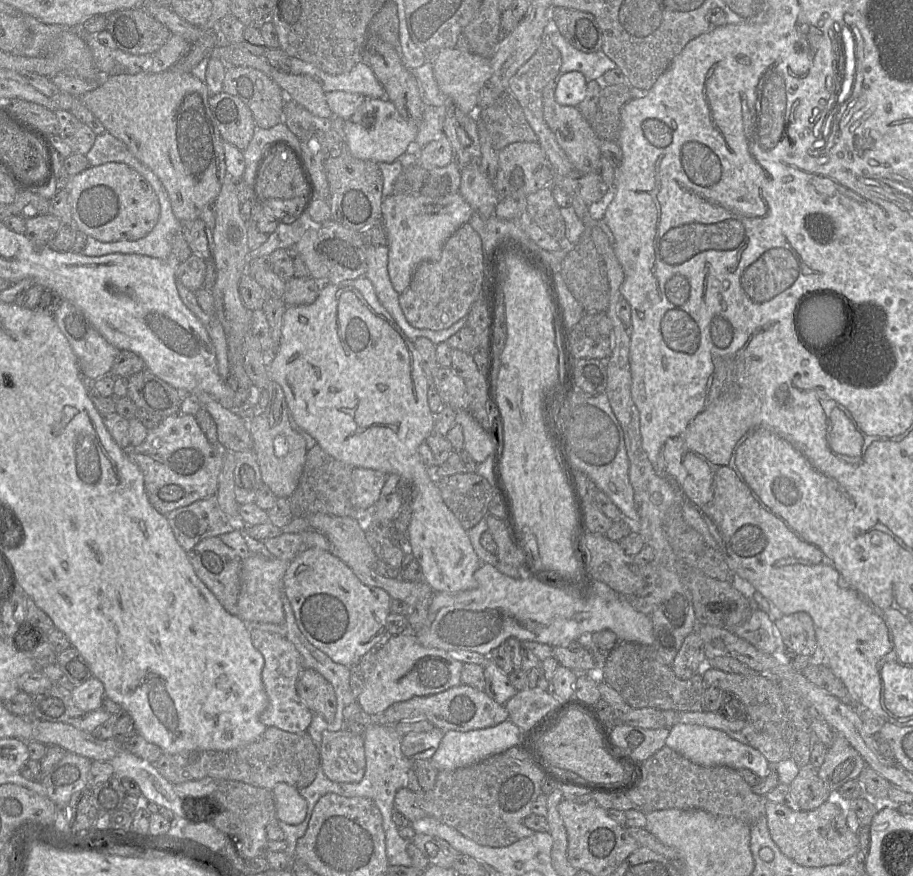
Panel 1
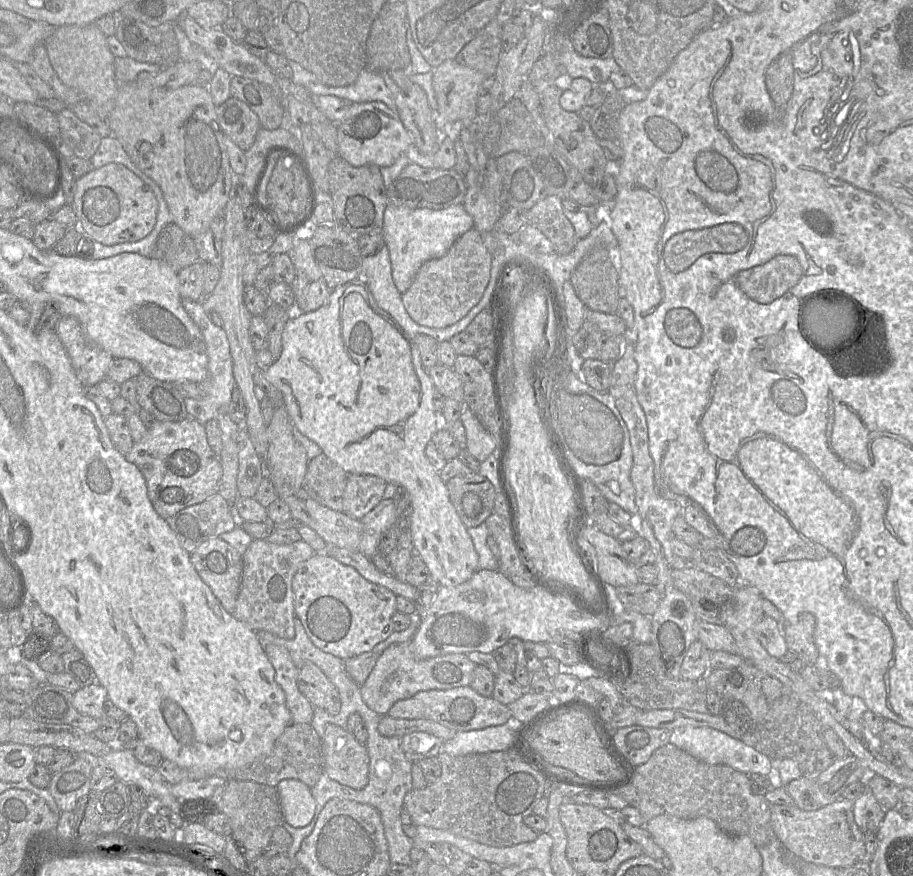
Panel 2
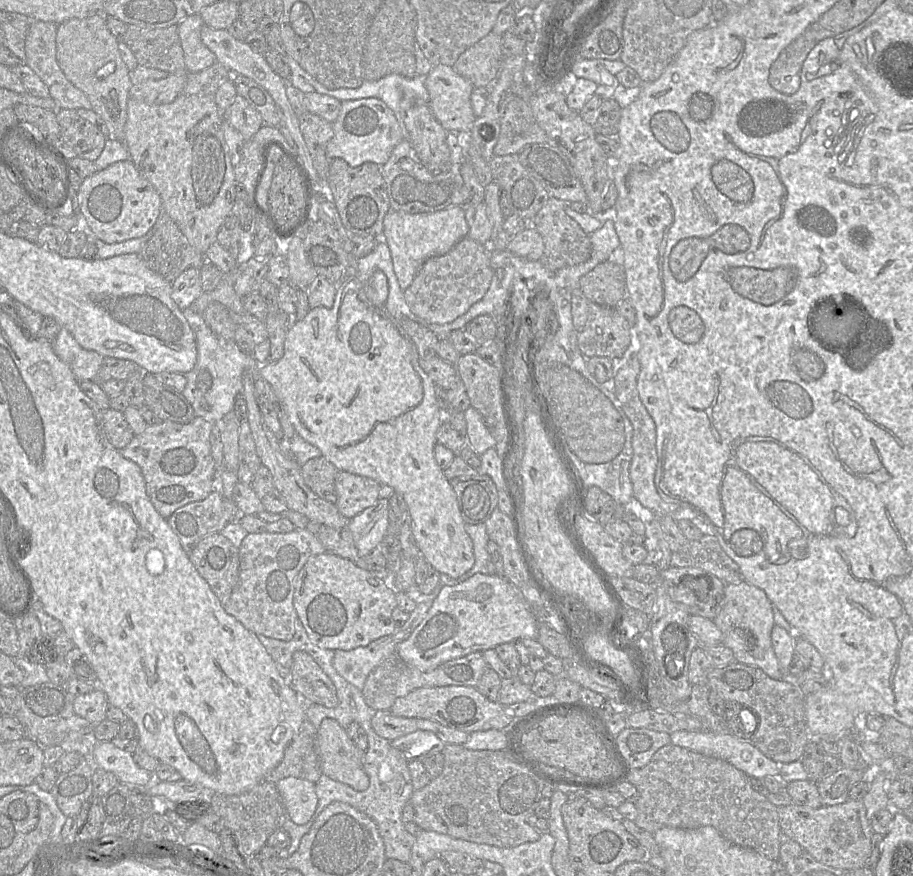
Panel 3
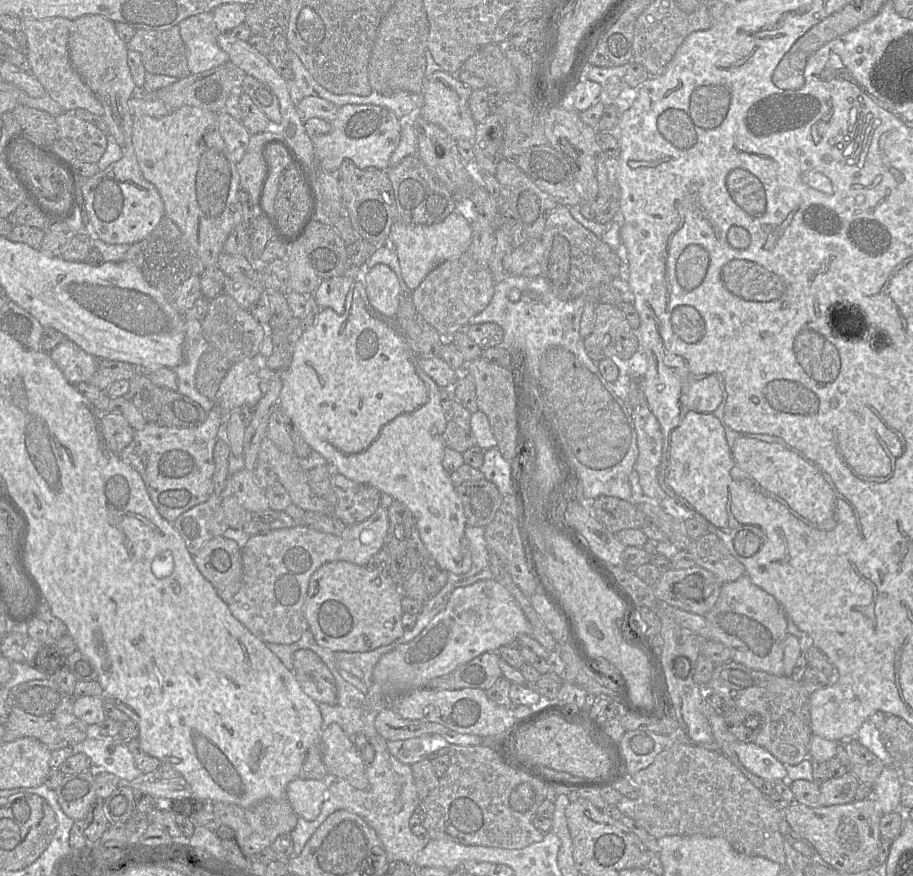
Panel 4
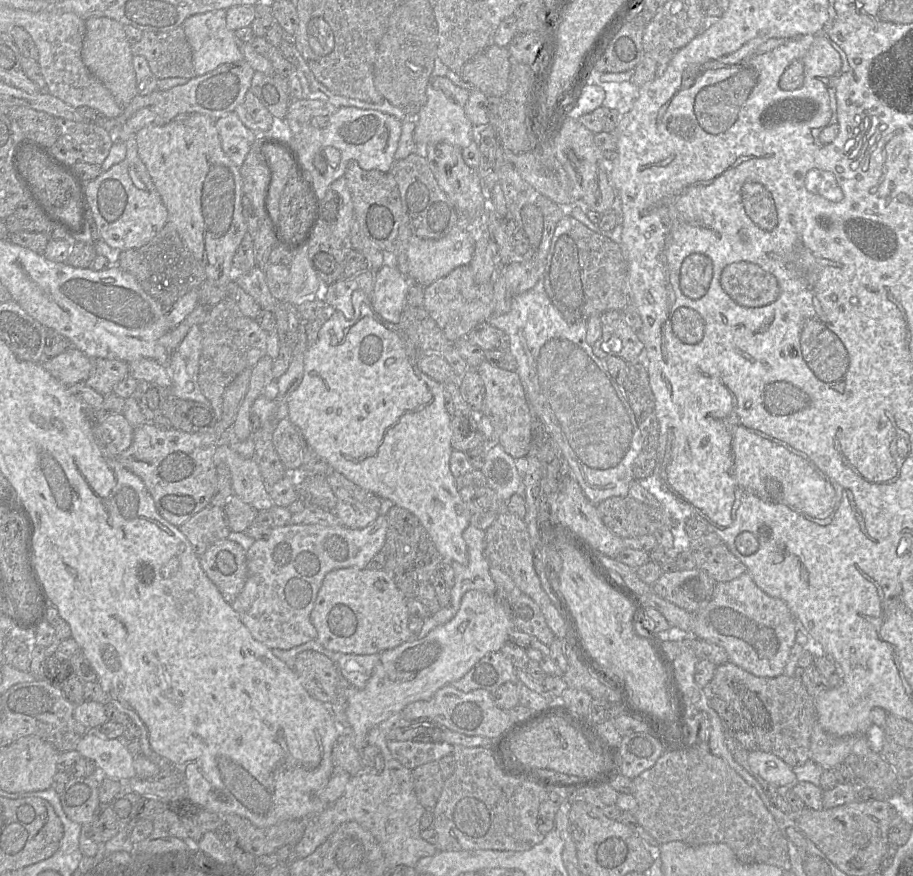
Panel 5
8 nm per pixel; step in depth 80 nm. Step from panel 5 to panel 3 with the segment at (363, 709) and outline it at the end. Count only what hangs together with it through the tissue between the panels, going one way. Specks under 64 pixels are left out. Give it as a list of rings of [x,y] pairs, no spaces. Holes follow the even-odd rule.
[[[476,573],[457,584],[442,586],[422,622],[409,638],[397,645],[395,655],[412,667],[431,671],[447,661],[523,639],[538,639],[538,621],[519,588],[504,576]]]

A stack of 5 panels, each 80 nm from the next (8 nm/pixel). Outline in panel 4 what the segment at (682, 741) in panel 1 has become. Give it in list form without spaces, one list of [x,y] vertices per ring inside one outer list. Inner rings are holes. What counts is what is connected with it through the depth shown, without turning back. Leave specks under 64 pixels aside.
[[[741,741],[731,743],[730,748],[740,763],[753,774],[769,781],[788,779],[785,765],[765,748]]]

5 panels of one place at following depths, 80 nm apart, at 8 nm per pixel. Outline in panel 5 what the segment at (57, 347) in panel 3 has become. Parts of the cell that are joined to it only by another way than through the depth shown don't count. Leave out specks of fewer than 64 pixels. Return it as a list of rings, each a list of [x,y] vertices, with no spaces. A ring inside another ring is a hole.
[[[75,347],[43,361],[43,367],[65,386],[84,383],[93,366],[93,360]]]

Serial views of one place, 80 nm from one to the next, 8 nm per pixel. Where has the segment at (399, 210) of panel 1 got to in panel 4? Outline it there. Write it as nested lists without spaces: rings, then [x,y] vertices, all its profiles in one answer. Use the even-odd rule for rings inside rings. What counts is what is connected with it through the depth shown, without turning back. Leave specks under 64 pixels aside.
[[[455,211],[443,222],[429,226],[395,222],[389,234],[389,242],[397,254],[402,278],[409,290],[415,290],[424,278],[443,262],[467,253],[471,239],[471,223]]]

